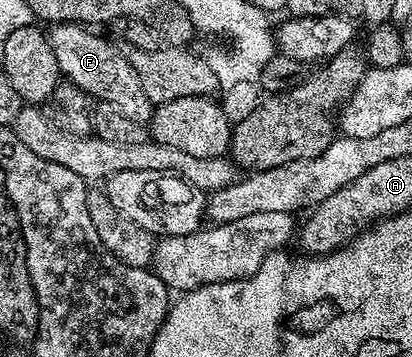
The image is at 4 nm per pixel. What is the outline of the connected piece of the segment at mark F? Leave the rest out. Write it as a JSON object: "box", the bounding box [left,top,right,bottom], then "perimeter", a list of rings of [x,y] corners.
{"box":[47,23,154,124],"perimeter":[[[58,23],[47,32],[54,57],[58,57],[61,76],[81,87],[93,100],[114,105],[118,113],[130,117],[130,121],[147,124],[154,104],[150,97],[146,97],[146,89],[142,89],[142,81],[138,81],[138,73],[134,73],[130,61],[126,61],[115,42],[107,43],[95,33],[95,30],[77,23]]]}

